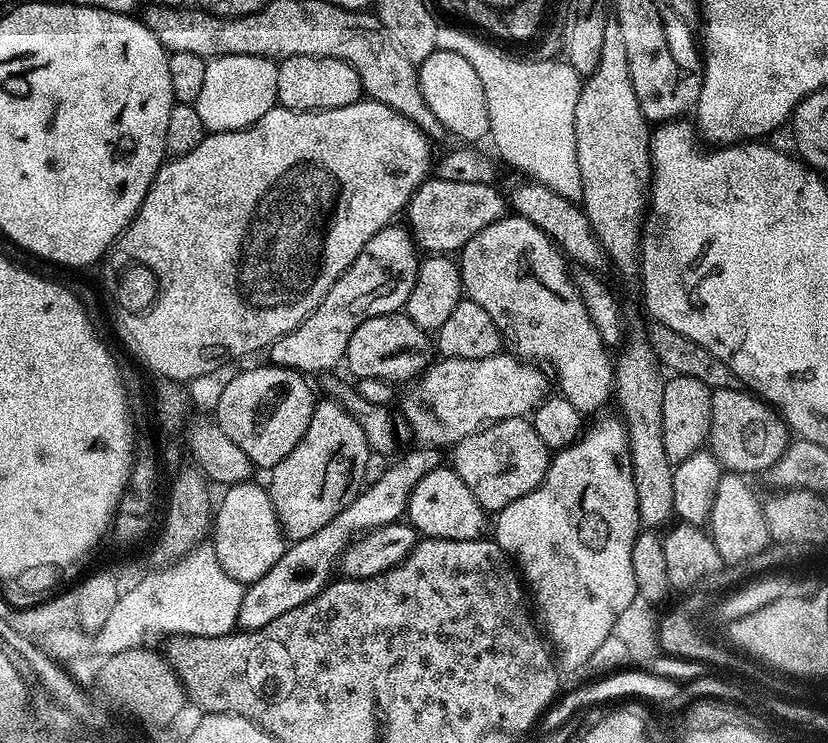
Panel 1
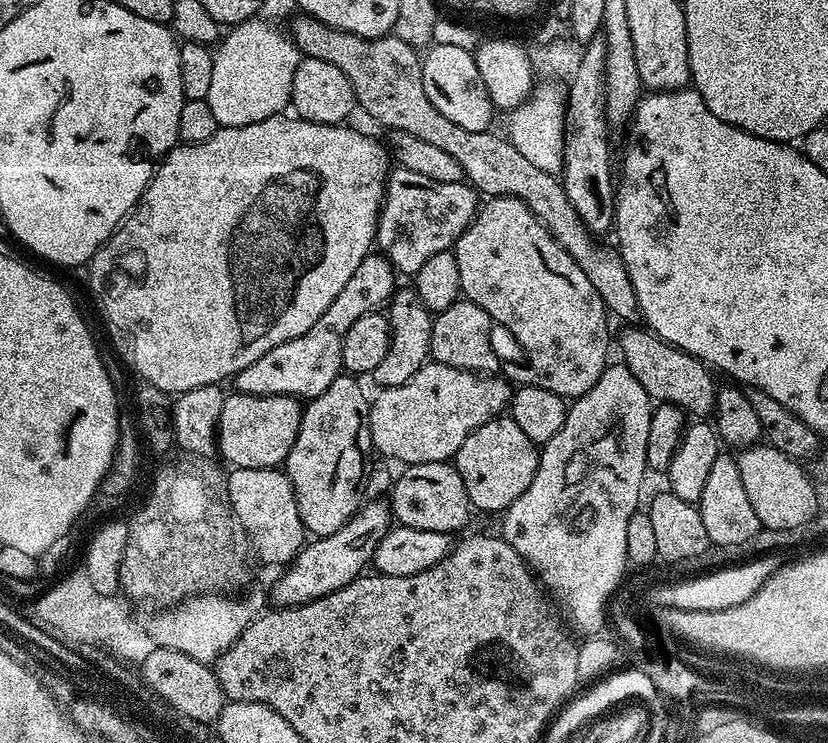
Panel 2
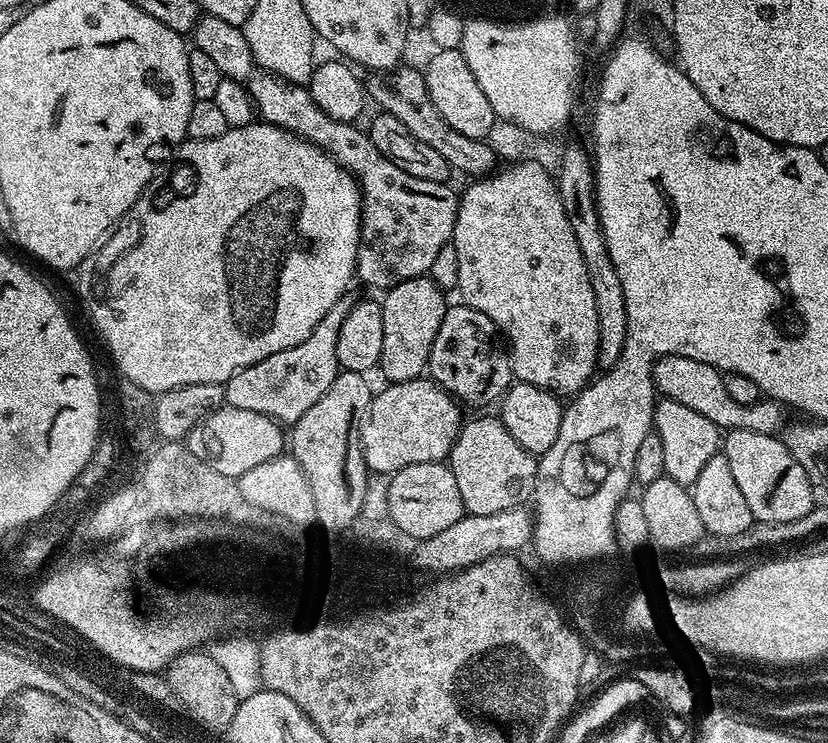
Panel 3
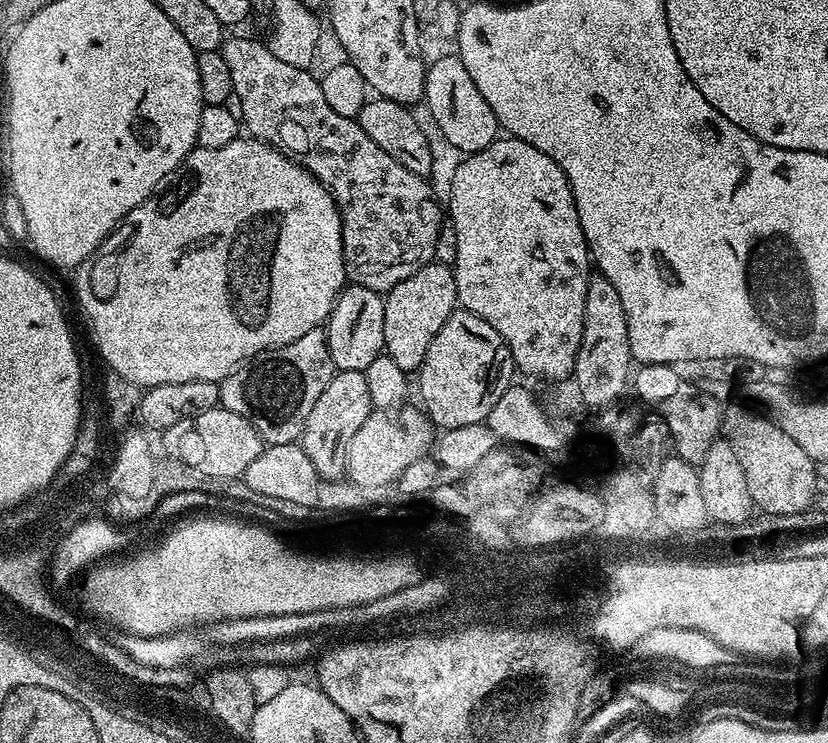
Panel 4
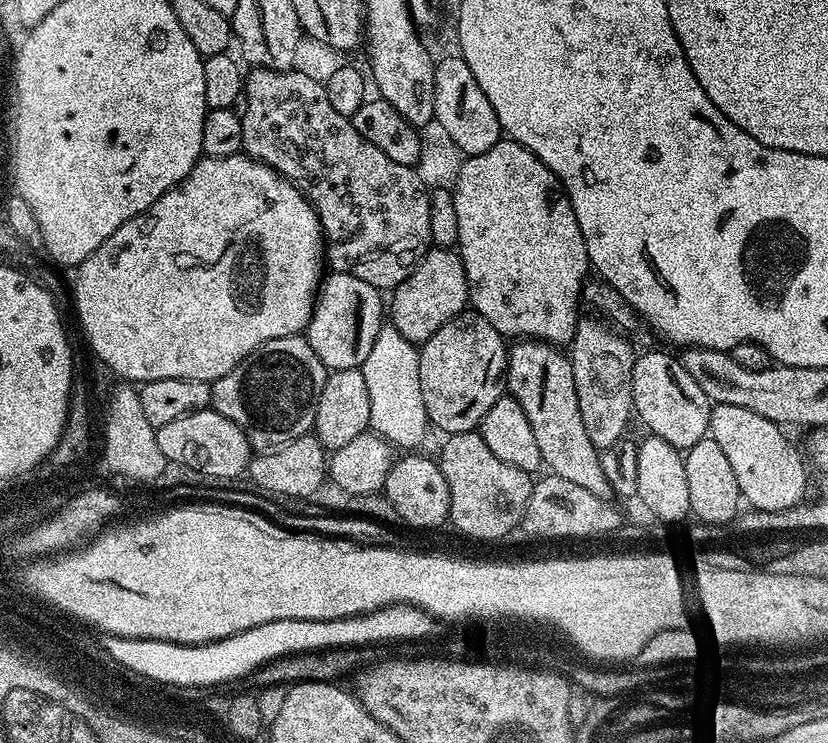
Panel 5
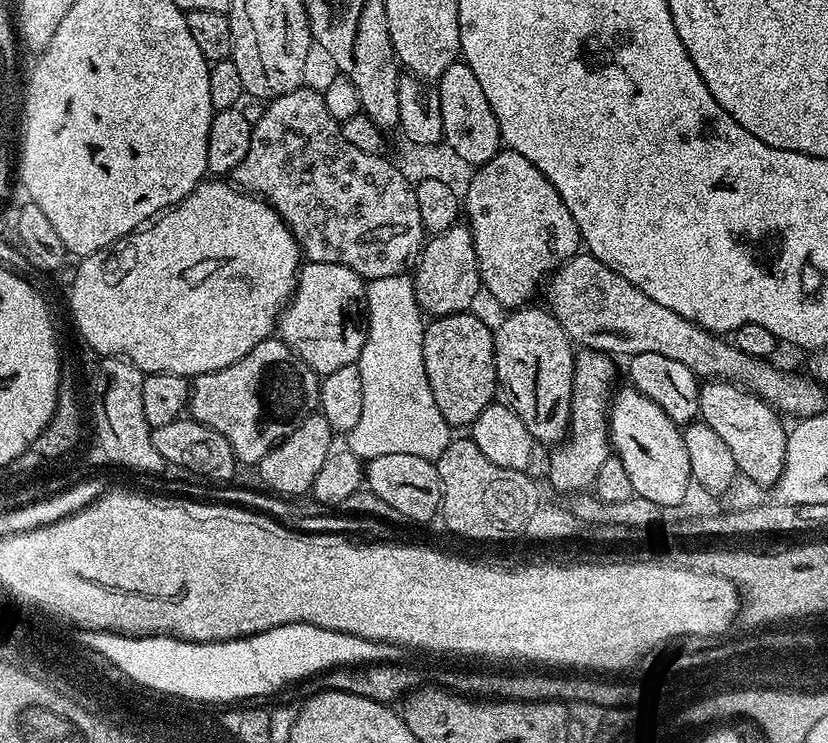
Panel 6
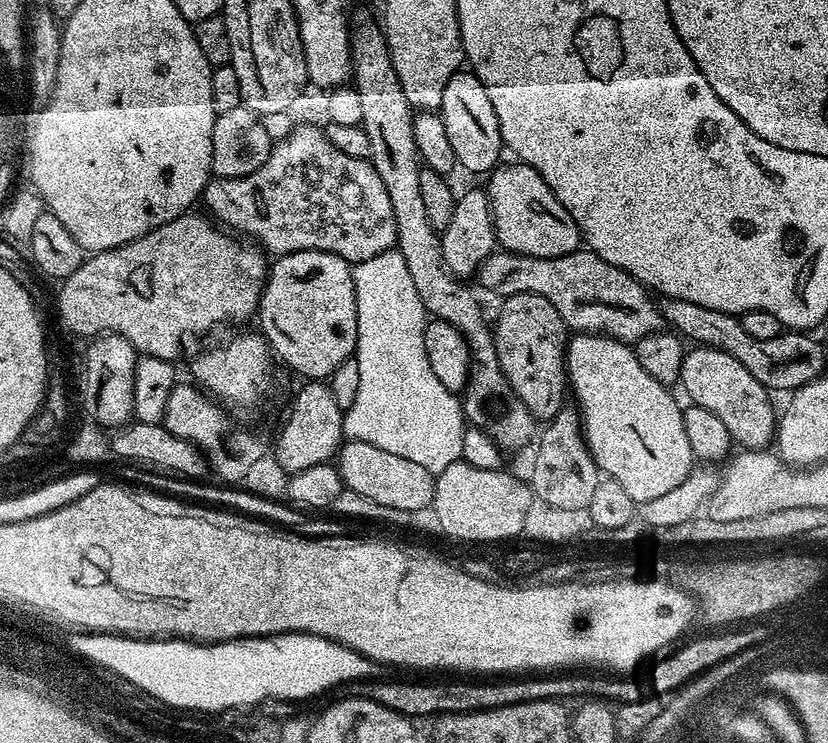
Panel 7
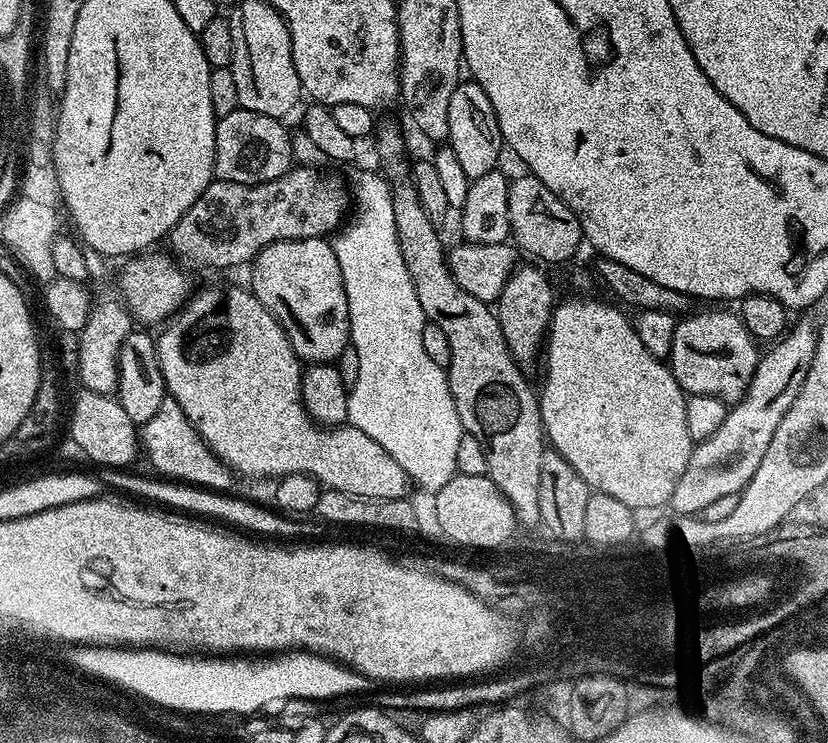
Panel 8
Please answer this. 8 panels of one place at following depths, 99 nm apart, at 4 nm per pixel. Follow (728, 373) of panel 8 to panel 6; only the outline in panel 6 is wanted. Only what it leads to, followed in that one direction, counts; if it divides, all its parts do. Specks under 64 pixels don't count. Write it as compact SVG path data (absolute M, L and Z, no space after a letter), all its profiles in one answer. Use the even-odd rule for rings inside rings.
M714 380L700 384L699 419L721 436L734 454L736 471L763 486L775 485L783 473L787 456L788 432L781 413L739 384Z

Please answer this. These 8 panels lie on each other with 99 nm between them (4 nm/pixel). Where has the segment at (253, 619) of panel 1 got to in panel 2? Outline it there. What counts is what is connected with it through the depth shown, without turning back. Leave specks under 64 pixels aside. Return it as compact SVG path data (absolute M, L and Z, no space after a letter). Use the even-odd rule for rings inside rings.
M370 500L362 504L359 511L343 524L342 530L309 541L300 549L293 563L287 565L278 582L273 584L270 590L273 605L296 607L308 604L356 580L367 569L366 564L369 565L375 555L373 542L379 541L385 535L391 520L391 509L385 501Z

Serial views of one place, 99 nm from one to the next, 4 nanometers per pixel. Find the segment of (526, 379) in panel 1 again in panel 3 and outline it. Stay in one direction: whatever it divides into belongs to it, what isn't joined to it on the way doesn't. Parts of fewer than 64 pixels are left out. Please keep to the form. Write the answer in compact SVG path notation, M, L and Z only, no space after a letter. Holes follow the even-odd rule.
M431 378L389 383L373 395L360 426L364 461L373 472L395 474L406 466L447 461L462 427L461 405Z

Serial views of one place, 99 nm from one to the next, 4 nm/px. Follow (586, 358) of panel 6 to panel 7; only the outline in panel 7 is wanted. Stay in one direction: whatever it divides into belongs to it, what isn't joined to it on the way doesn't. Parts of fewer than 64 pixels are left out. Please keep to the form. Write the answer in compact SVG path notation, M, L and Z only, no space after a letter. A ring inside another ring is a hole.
M565 406L543 428L540 441L539 436L535 441L536 457L532 460L530 487L534 496L550 506L562 507L563 510L587 508L594 490L601 482L602 473L584 440L584 425L579 411L575 407Z

